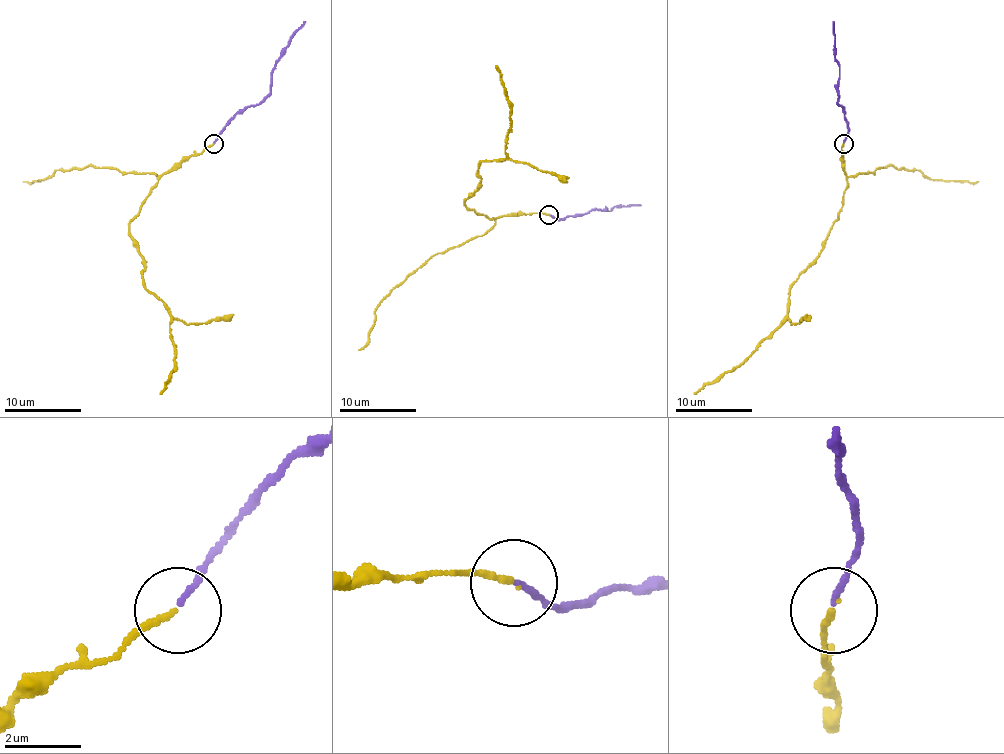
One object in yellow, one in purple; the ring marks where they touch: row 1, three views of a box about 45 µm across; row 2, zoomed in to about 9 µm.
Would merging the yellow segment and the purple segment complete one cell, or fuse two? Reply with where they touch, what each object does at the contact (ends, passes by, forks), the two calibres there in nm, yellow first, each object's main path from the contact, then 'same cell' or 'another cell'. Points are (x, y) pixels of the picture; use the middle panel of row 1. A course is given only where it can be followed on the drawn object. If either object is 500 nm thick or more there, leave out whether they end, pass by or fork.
place (549, 215); yellow ends; purple ends; calibres 150 and 120 nm; course yellow (548, 215), (493, 219), (464, 204), (478, 188), (478, 165), (506, 156), (510, 110), (495, 66); course purple (548, 215), (564, 219), (594, 209), (609, 211), (615, 206), (640, 204); same cell

